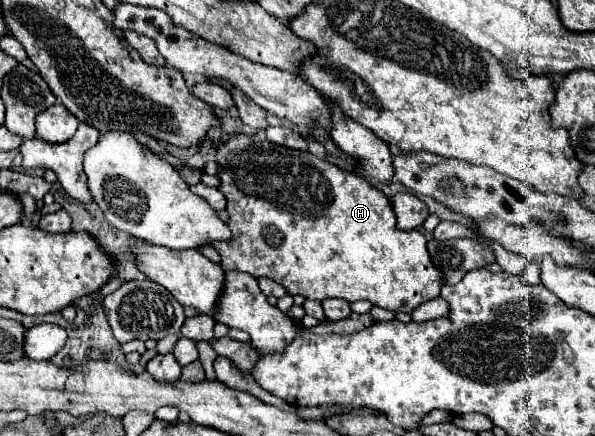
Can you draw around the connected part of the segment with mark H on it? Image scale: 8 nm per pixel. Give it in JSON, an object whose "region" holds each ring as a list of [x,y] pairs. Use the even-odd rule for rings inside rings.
{"region":[[[232,134],[228,136],[226,142],[222,142],[218,148],[216,148],[216,154],[214,154],[216,162],[218,162],[218,180],[220,180],[220,186],[218,190],[226,196],[228,200],[228,222],[226,226],[232,230],[232,242],[212,242],[214,250],[220,254],[222,258],[222,268],[226,272],[230,270],[236,270],[236,272],[248,272],[250,276],[254,278],[270,278],[278,284],[282,284],[288,294],[300,294],[308,300],[324,300],[324,298],[339,298],[342,300],[348,300],[348,302],[356,302],[356,300],[368,300],[372,304],[378,304],[382,308],[388,308],[388,310],[394,310],[394,312],[412,312],[416,306],[420,306],[422,302],[426,300],[432,300],[436,296],[440,296],[440,288],[442,288],[442,274],[440,270],[434,268],[432,260],[430,260],[430,254],[426,250],[426,238],[418,232],[418,230],[412,230],[412,232],[404,232],[404,230],[398,230],[396,228],[396,216],[394,216],[394,210],[392,210],[392,204],[390,204],[390,198],[386,198],[378,188],[370,185],[370,182],[366,182],[362,176],[358,174],[352,174],[350,168],[346,168],[346,172],[342,168],[338,168],[336,164],[330,164],[328,160],[322,160],[322,158],[316,158],[314,154],[310,152],[300,152],[300,150],[292,150],[292,148],[284,148],[284,146],[276,146],[274,142],[268,142],[268,140],[258,140],[254,136],[248,136],[248,134]]]}

